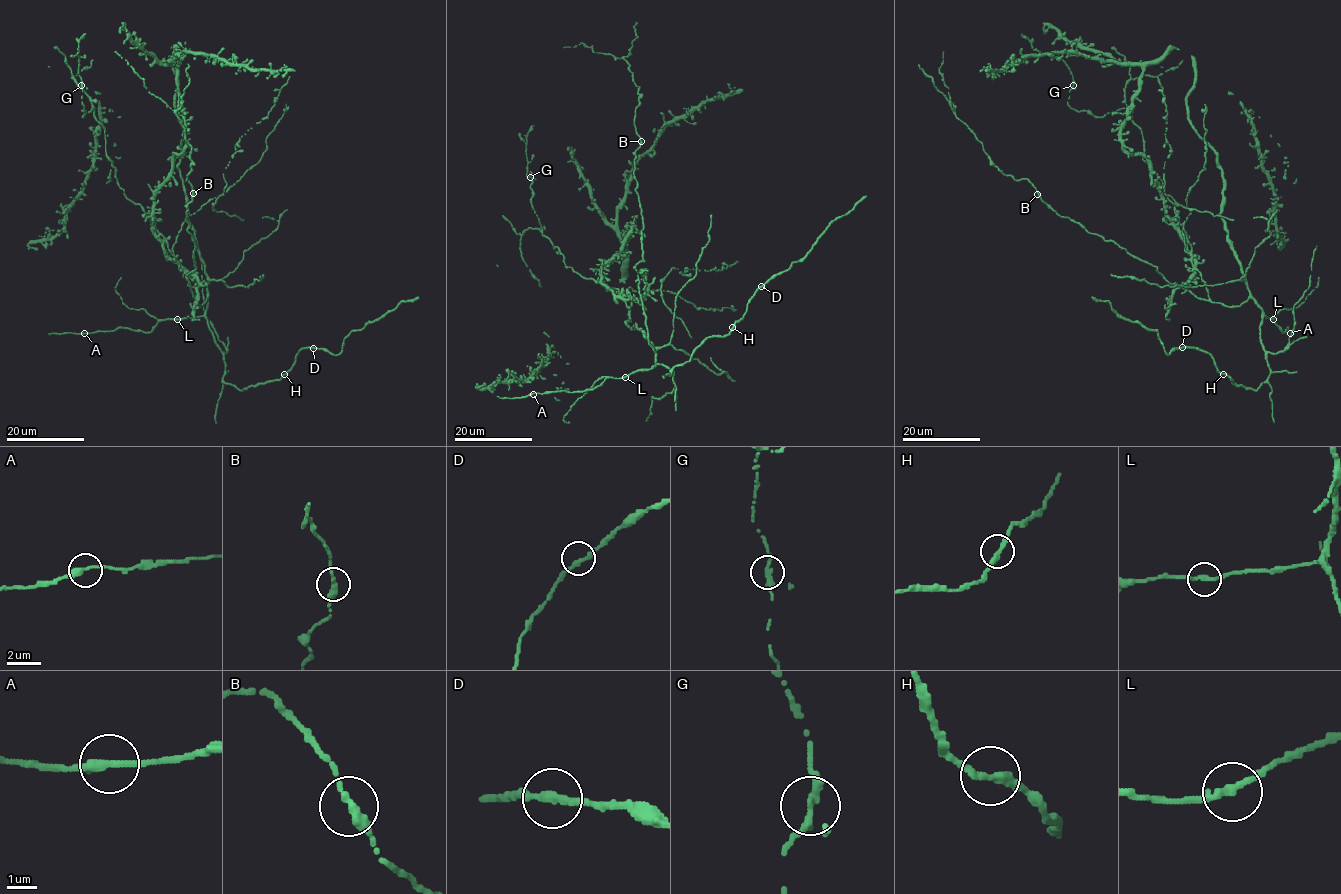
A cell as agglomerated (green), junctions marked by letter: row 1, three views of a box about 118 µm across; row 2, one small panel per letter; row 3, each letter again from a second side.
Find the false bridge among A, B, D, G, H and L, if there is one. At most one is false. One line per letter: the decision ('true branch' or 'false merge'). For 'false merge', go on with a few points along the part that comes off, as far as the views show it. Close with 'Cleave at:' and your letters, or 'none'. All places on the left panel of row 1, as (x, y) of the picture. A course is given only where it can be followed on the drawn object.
A: true branch
B: true branch
D: true branch
G: true branch
H: true branch
L: true branch
Cleave at: none

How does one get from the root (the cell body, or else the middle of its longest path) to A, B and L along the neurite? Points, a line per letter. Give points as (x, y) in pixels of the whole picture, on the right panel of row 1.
A: (1182, 240), (1212, 302), (1237, 306), (1252, 298), (1282, 332), (1289, 327), (1290, 333)
B: (1182, 240), (1206, 285), (1208, 300), (1169, 283), (1156, 267), (1060, 216), (1037, 194)
L: (1182, 240), (1212, 302), (1237, 306), (1252, 298), (1263, 314), (1273, 319)

